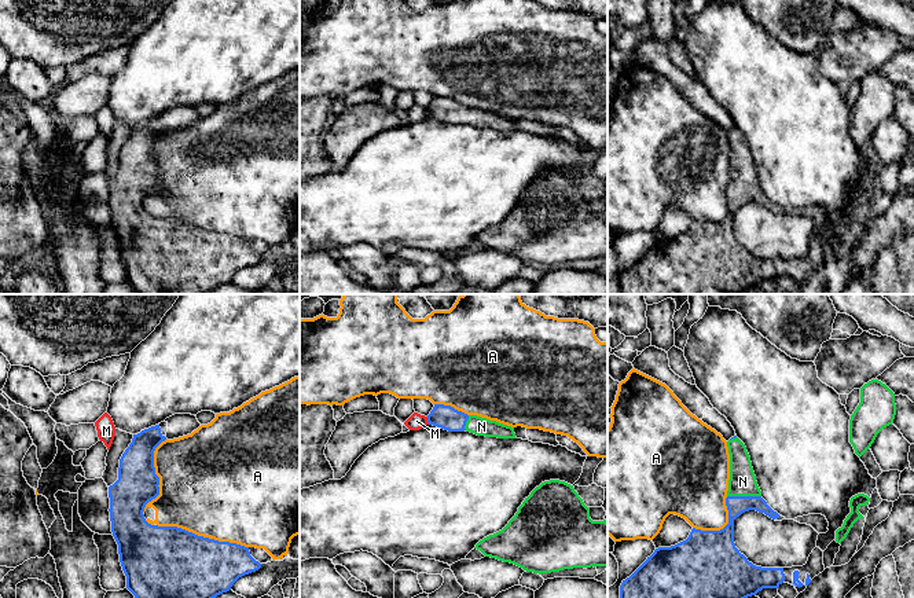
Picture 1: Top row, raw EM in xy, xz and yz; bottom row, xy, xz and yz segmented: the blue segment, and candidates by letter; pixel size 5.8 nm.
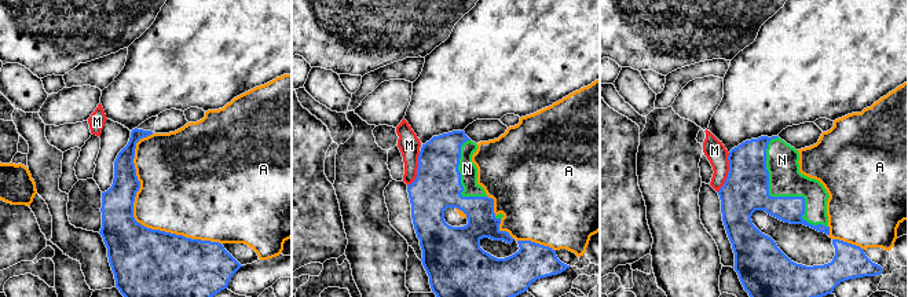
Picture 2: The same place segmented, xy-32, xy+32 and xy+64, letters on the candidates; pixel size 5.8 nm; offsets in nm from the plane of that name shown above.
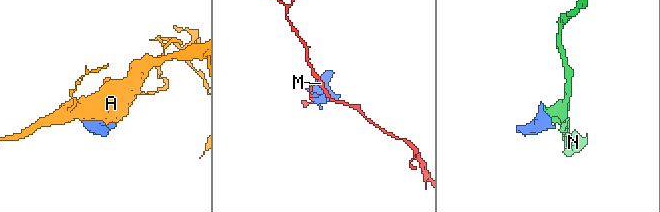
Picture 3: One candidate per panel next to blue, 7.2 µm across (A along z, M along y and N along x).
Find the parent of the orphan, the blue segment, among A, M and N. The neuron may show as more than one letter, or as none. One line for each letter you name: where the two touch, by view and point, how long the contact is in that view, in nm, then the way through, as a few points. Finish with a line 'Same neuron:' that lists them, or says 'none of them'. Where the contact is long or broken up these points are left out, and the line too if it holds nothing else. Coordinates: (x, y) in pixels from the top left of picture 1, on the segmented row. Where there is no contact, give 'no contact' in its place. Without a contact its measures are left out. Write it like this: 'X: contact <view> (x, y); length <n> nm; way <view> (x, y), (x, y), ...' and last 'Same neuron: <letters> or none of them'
N: contact yz (744, 496); length 200 nm
Same neuron: N

